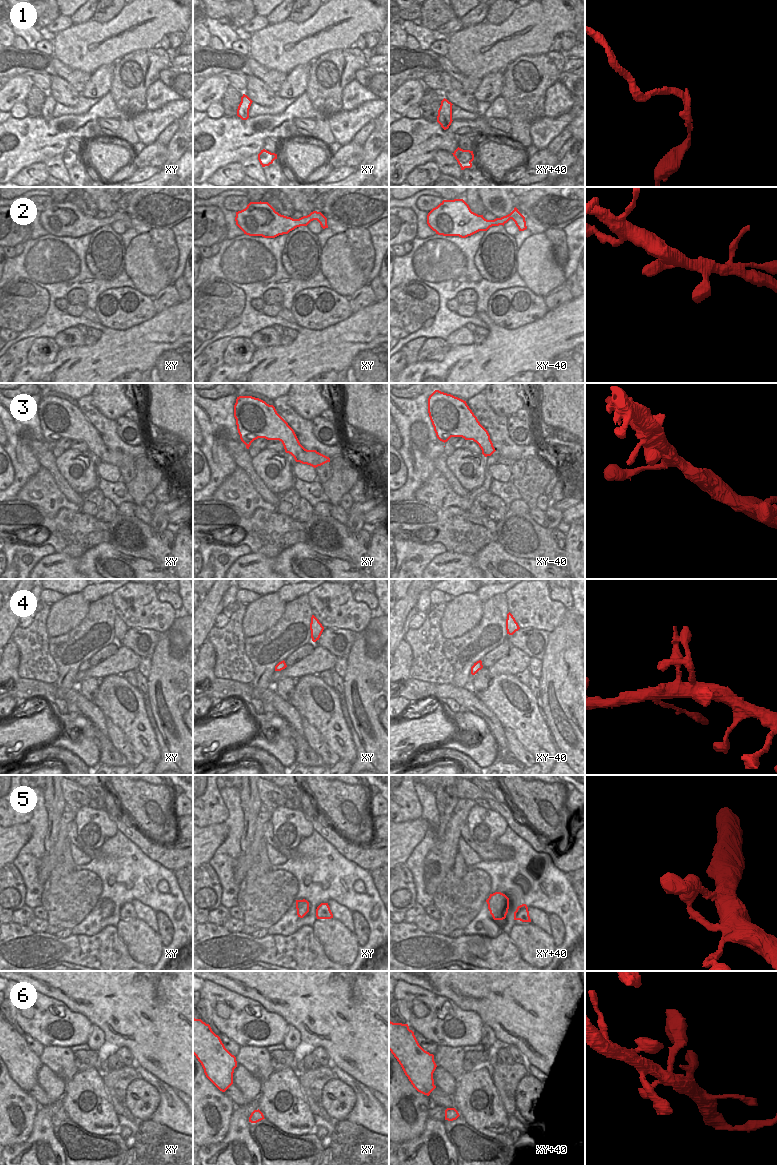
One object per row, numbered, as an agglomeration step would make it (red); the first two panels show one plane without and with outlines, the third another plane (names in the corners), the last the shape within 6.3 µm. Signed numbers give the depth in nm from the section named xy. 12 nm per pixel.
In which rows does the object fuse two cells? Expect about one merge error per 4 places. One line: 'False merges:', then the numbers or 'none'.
False merges: none

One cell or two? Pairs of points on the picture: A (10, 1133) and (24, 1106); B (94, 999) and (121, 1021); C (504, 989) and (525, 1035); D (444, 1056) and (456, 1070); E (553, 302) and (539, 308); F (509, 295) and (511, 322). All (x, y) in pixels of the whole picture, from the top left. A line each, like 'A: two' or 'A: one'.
A: one
B: one
C: one
D: one
E: two
F: one

